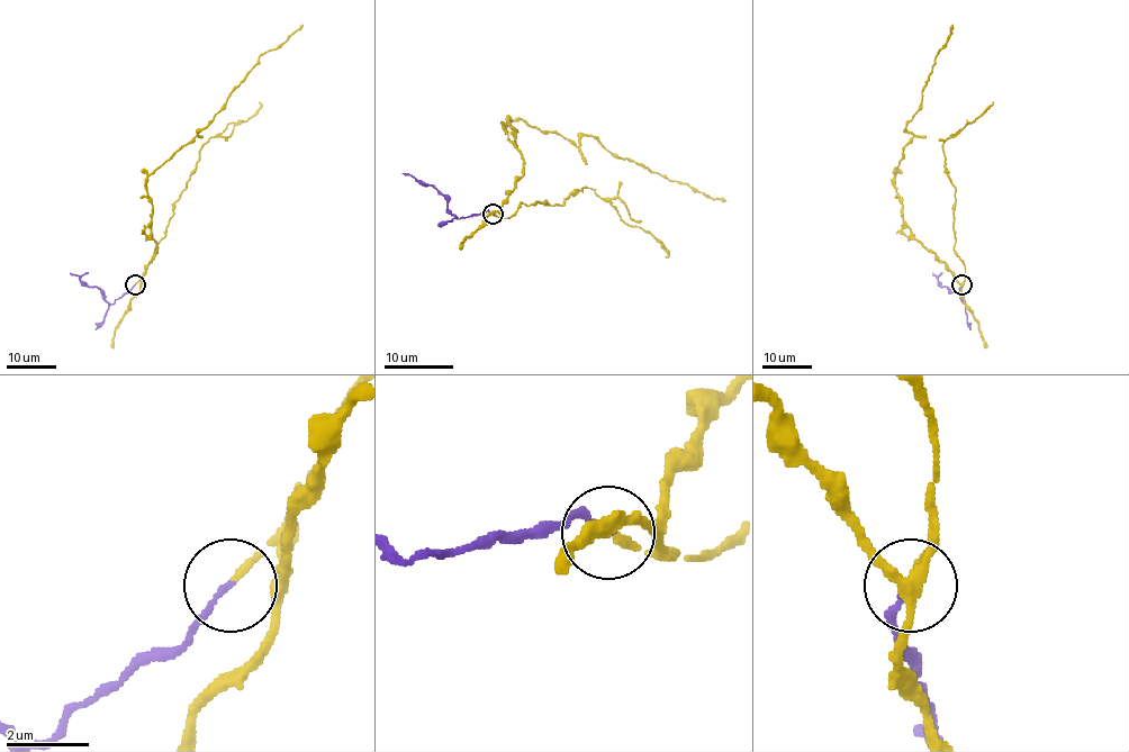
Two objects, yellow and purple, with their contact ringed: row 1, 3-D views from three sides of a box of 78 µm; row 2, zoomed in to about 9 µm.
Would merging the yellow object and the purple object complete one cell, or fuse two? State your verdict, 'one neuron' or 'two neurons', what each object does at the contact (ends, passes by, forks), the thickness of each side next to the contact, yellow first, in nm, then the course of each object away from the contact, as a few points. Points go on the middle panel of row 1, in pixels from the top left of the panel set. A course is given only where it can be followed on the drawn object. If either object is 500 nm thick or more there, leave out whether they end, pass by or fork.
two neurons | yellow ends | purple ends | 160/130 nm | yellow via (493, 214), (498, 217), (522, 175), (508, 120), (522, 119), (577, 146), (593, 136), (620, 159), (726, 201) | purple via (493, 214), (484, 211), (457, 218), (437, 191), (412, 175), (402, 173)

